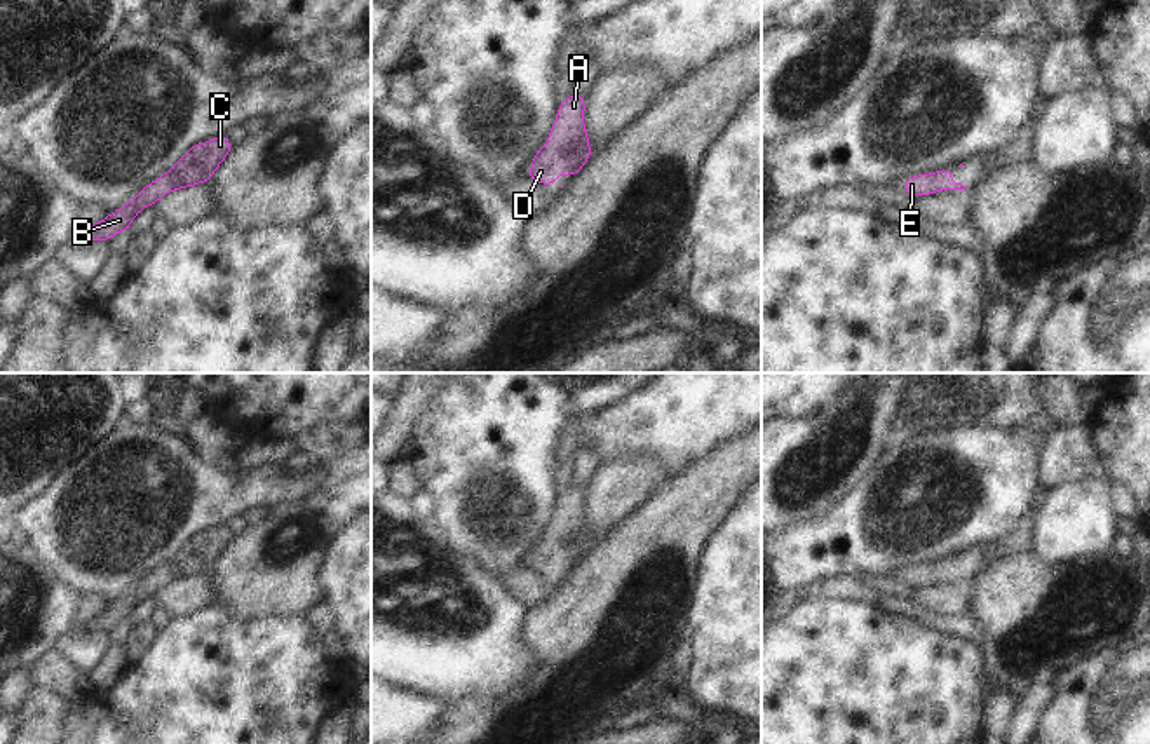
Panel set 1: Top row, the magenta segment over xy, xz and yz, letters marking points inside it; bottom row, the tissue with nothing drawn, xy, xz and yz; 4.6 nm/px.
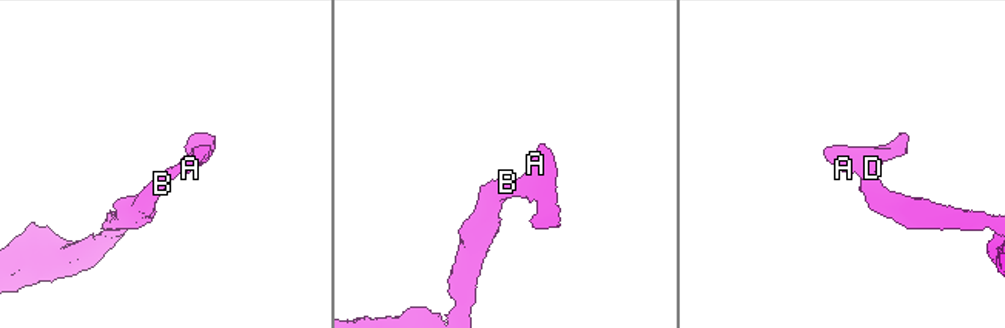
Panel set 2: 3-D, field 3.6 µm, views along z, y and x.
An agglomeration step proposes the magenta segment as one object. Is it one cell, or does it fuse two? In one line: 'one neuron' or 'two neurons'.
one neuron

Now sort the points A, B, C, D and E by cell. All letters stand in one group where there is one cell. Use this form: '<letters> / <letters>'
A B C D E

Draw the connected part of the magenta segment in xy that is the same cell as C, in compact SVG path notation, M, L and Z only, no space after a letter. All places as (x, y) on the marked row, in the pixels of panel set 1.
M213 136L209 145L193 145L176 166L159 179L145 186L129 204L108 214L103 221L80 227L77 239L108 240L112 235L129 230L132 218L146 206L153 206L166 192L206 183L228 155L232 145L227 136Z

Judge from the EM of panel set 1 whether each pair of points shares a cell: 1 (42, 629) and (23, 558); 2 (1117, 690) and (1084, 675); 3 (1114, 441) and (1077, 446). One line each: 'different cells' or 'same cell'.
1: same cell
2: different cells
3: different cells

